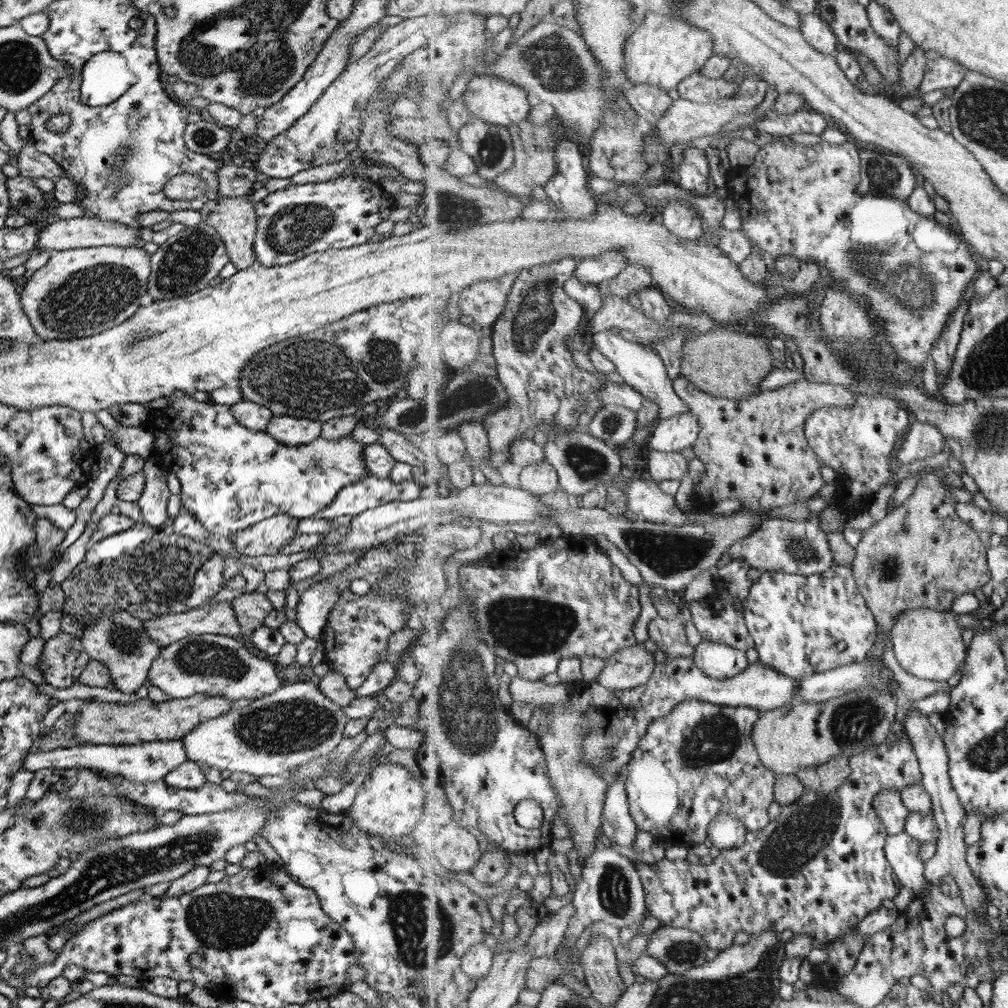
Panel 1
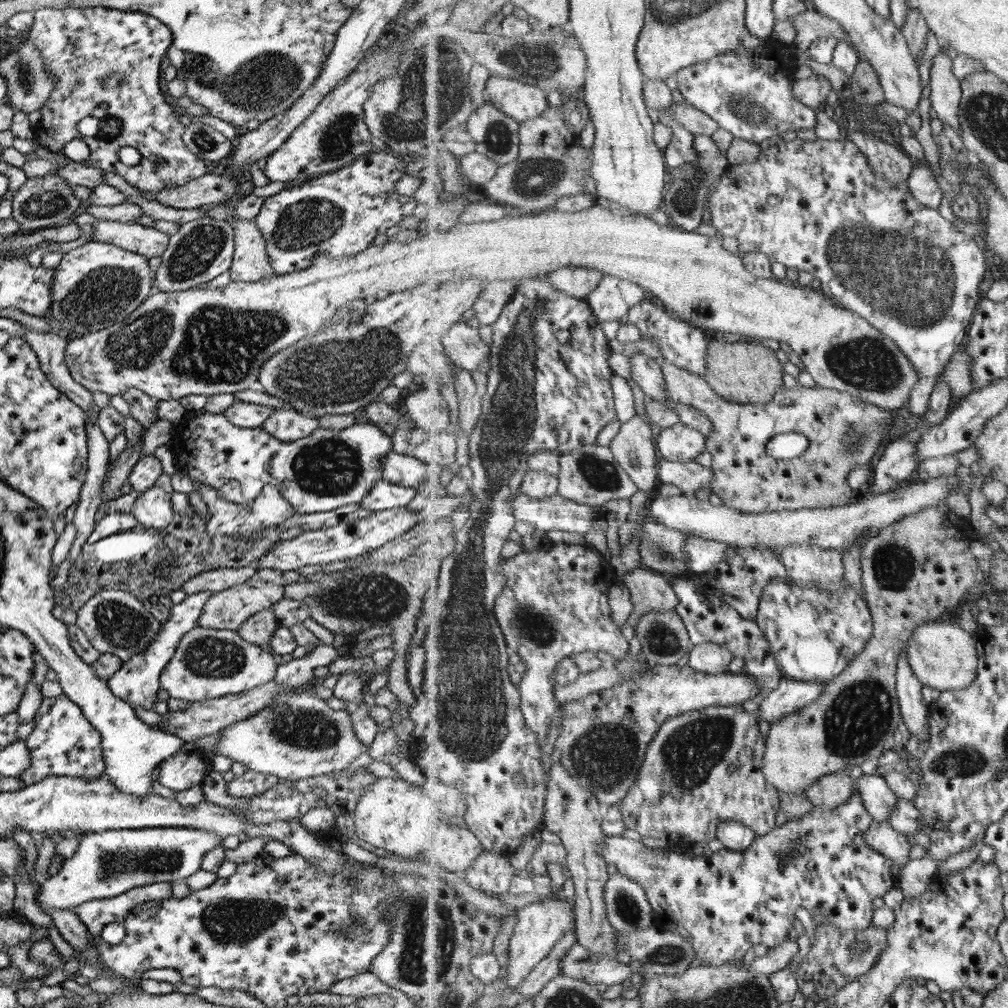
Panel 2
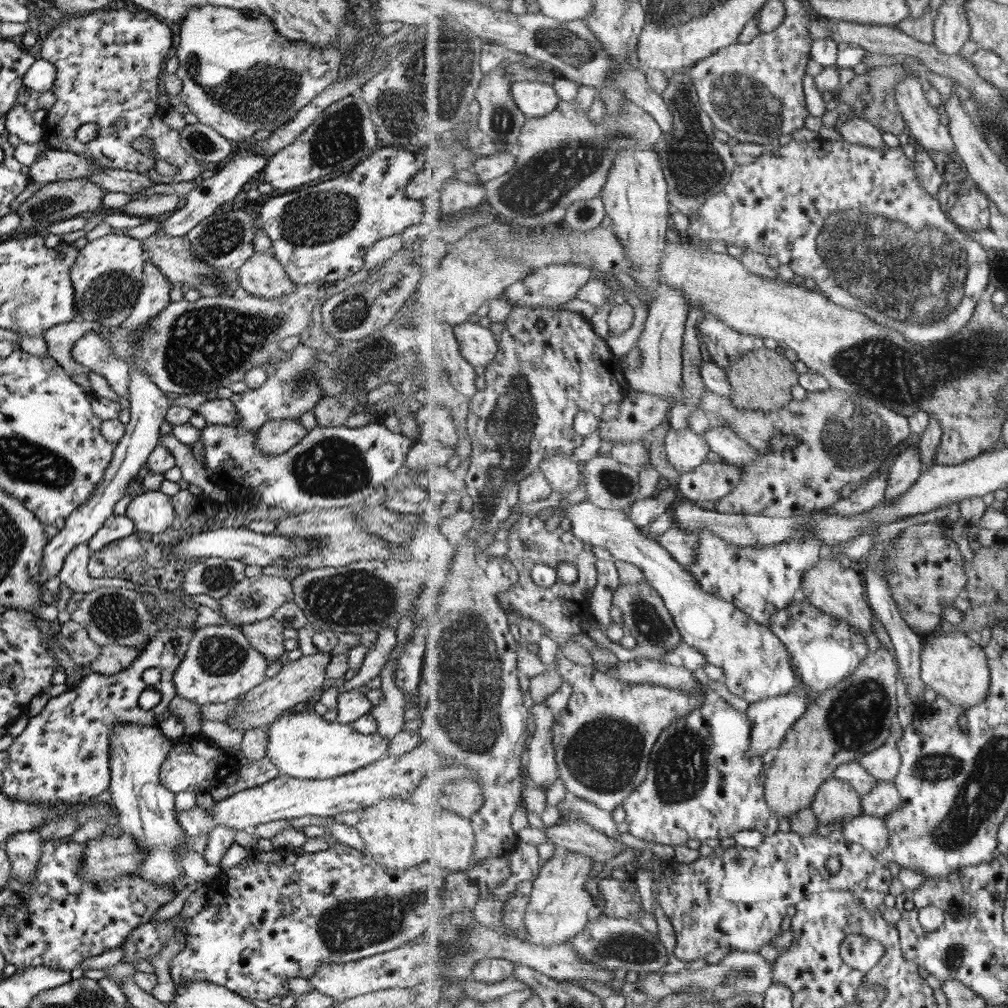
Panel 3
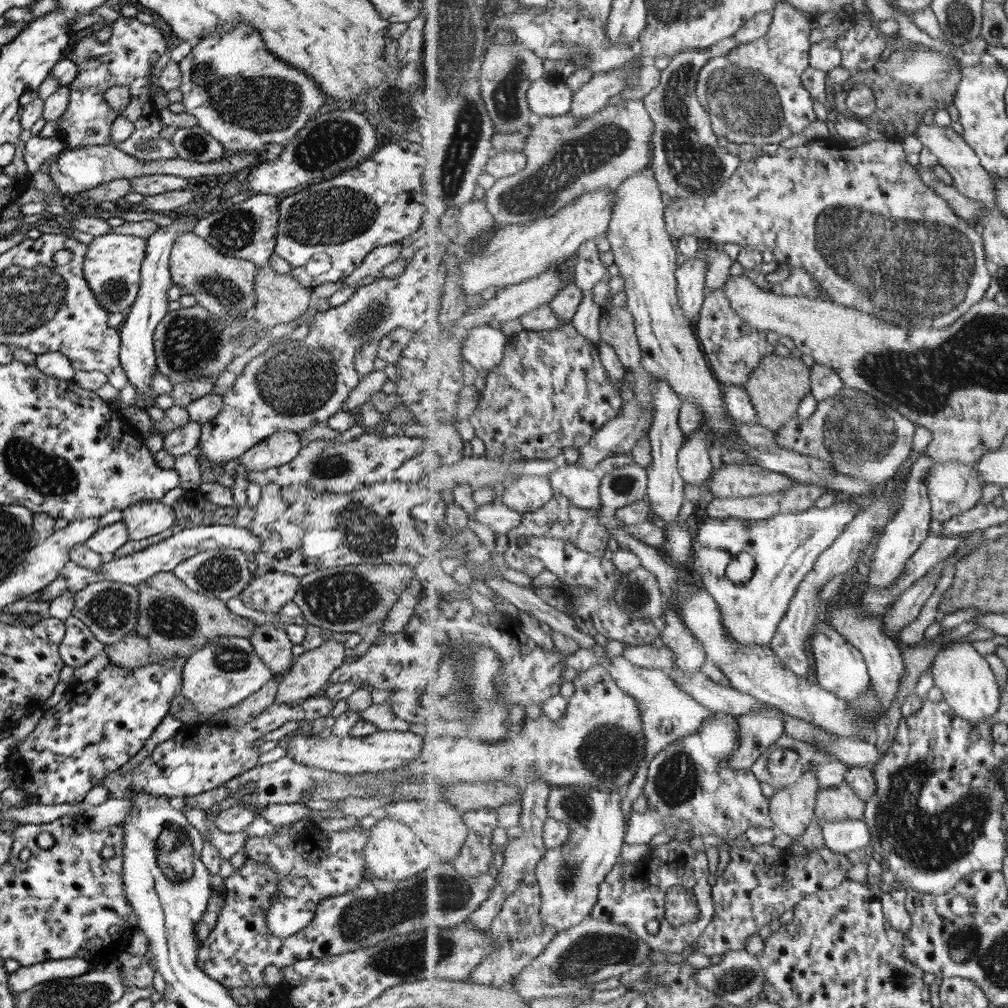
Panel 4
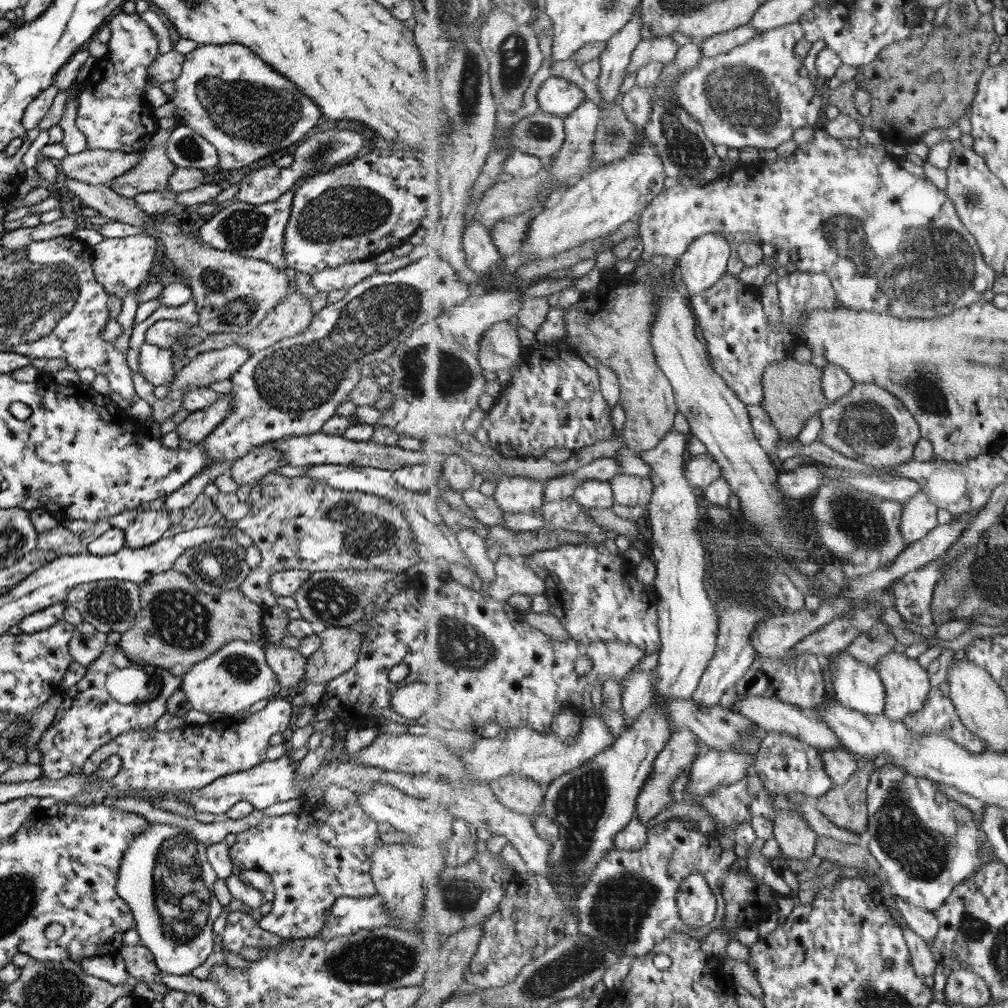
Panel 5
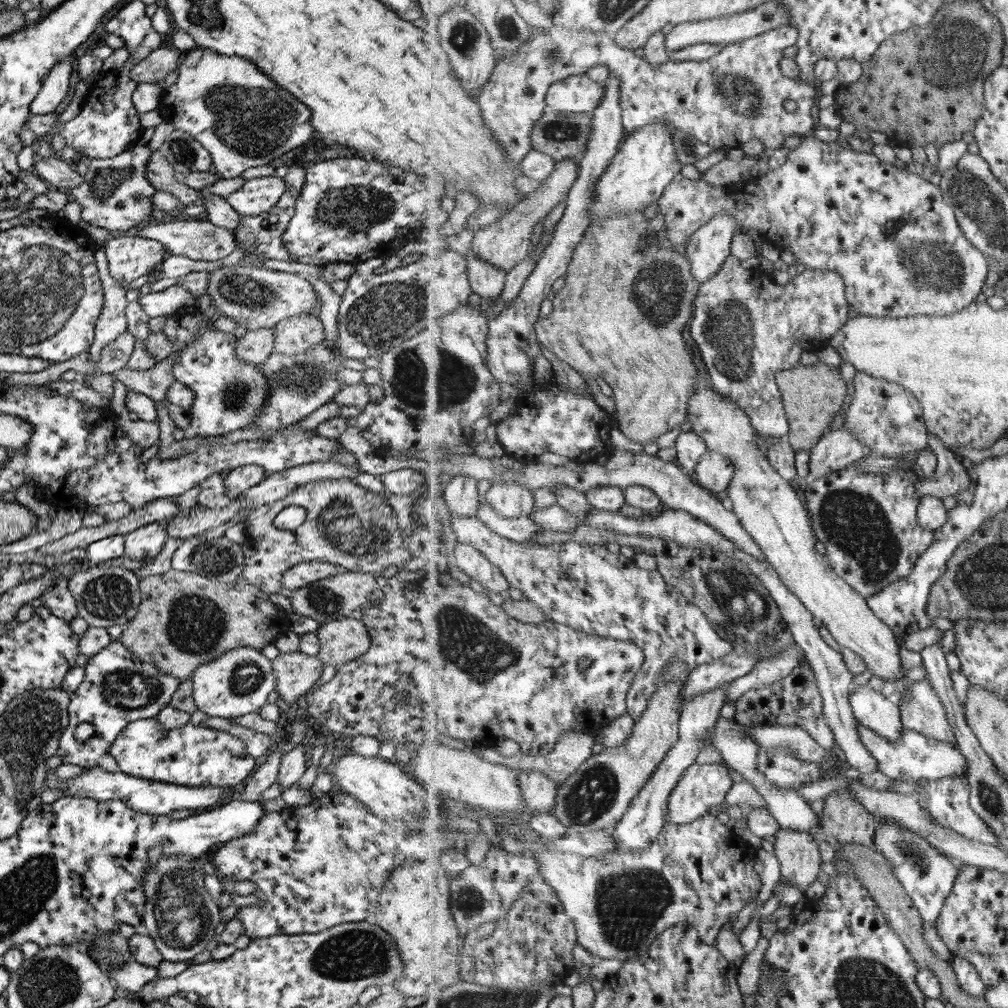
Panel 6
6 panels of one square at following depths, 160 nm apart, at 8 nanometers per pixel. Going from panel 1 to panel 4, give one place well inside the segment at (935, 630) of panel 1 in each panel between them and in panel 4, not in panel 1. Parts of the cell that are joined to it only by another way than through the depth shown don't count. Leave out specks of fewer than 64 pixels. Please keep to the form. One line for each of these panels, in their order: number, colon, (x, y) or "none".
2: (944, 656)
3: (955, 666)
4: (966, 680)

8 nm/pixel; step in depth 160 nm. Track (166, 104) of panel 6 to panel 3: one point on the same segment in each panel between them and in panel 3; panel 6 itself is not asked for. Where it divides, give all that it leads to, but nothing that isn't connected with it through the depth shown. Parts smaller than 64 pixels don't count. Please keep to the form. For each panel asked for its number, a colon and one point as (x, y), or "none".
3: (238, 75)
4: (243, 96)
5: (226, 94)

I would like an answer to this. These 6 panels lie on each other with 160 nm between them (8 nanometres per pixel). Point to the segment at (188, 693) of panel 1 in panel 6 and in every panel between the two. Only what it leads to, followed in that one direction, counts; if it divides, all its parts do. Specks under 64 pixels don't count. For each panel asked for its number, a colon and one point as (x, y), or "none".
2: (206, 663)
3: (219, 665)
4: (224, 671)
5: (232, 678)
6: (236, 683)

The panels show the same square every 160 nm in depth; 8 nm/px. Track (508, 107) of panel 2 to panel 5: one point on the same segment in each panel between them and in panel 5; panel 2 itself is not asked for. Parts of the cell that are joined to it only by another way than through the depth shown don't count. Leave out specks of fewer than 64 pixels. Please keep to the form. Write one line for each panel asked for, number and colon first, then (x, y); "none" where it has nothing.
3: (535, 98)
4: (548, 97)
5: (556, 95)

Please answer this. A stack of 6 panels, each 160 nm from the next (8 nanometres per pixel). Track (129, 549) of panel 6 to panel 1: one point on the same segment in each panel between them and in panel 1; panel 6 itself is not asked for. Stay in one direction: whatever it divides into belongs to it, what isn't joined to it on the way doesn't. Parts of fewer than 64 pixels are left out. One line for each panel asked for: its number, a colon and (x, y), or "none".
1: (153, 499)
2: (152, 508)
3: (150, 512)
4: (143, 519)
5: (141, 527)

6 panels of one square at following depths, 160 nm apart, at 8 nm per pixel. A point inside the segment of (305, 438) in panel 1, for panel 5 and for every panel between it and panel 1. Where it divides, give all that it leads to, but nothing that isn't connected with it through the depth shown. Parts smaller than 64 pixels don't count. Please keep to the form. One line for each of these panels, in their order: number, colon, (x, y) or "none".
2: (288, 425)
3: (275, 437)
4: (279, 448)
5: (258, 461)

